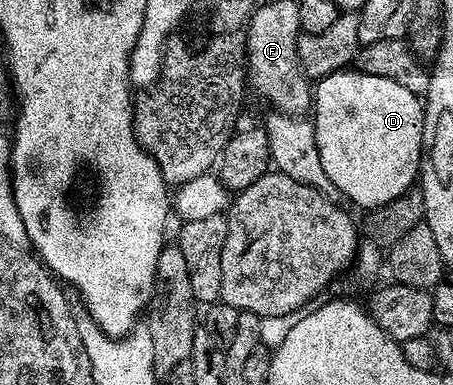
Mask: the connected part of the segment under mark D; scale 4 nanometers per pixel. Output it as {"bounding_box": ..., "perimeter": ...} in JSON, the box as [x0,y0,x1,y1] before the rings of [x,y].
{"bounding_box":[313,69,424,209],"perimeter":[[[354,69],[334,71],[318,80],[313,87],[315,140],[317,153],[321,153],[321,169],[325,169],[325,177],[329,177],[332,188],[362,209],[377,209],[393,201],[393,197],[401,197],[412,190],[421,175],[424,106],[424,100],[409,93],[405,85]]]}

